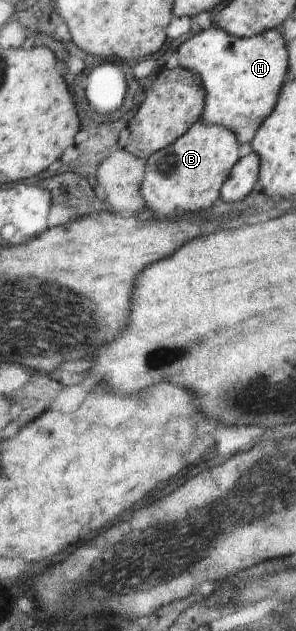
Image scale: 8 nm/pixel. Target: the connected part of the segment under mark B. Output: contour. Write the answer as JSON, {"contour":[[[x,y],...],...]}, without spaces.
{"contour":[[[201,120],[194,122],[188,132],[146,159],[140,189],[144,210],[150,210],[158,219],[208,212],[221,196],[221,186],[240,160],[238,146],[236,135],[225,126],[209,125]]]}

